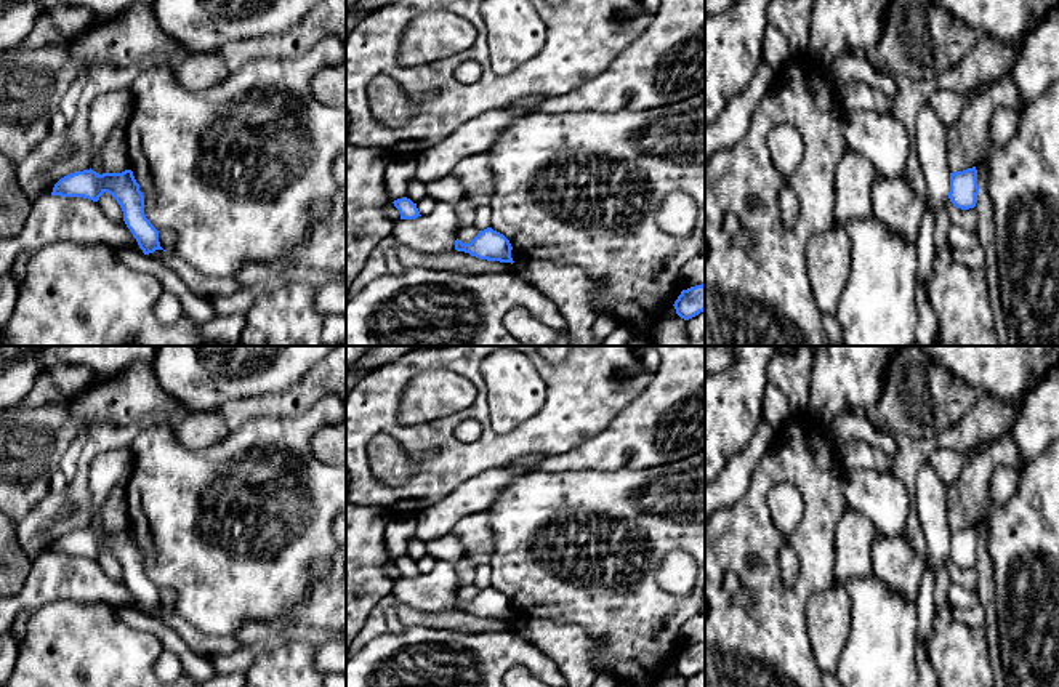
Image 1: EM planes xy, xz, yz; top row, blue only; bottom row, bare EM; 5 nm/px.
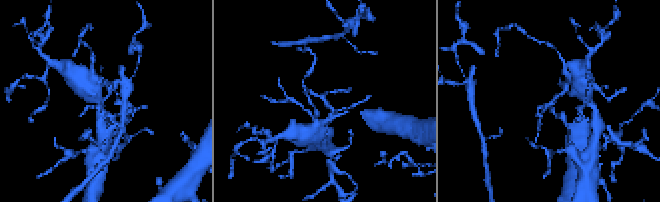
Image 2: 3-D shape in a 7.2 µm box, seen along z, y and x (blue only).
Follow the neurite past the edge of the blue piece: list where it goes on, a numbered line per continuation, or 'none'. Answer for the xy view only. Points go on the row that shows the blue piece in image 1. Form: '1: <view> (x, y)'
none

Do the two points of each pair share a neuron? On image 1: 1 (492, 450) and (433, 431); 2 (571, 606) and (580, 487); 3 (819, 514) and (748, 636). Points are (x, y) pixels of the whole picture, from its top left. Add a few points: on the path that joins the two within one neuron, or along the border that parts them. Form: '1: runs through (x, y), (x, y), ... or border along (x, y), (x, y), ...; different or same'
1: runs through (478, 450), (452, 450), (447, 445); same
2: runs through (543, 575), (524, 546), (534, 527), (550, 516); same
3: runs through (816, 546), (816, 572), (781, 609); same

